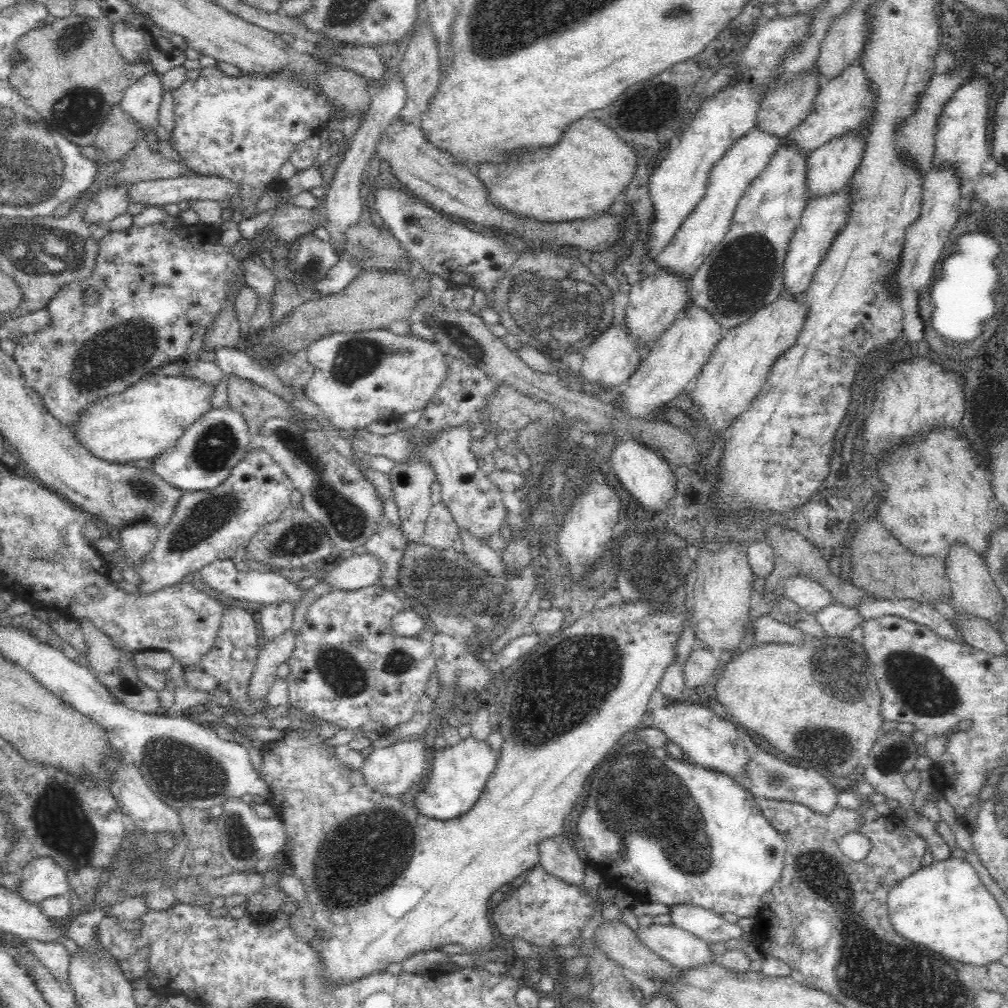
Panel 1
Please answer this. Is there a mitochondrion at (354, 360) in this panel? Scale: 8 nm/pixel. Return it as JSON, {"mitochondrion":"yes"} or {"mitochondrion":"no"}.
{"mitochondrion":"yes"}

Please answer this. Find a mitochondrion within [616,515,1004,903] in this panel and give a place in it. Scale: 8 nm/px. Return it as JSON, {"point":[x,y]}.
{"point":[922,686]}

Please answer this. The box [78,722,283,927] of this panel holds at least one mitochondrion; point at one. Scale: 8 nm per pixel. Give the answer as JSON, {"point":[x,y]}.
{"point":[186,770]}

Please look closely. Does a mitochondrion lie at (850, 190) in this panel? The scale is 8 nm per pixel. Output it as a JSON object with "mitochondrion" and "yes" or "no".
{"mitochondrion":"no"}

